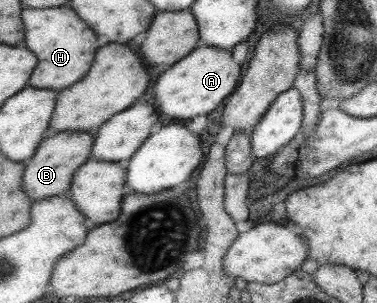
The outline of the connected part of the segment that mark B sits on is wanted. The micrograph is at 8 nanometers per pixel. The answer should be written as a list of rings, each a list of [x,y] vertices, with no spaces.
[[[72,130],[47,134],[39,143],[34,157],[25,163],[23,190],[33,201],[68,195],[75,171],[92,155],[94,138],[94,132]]]

